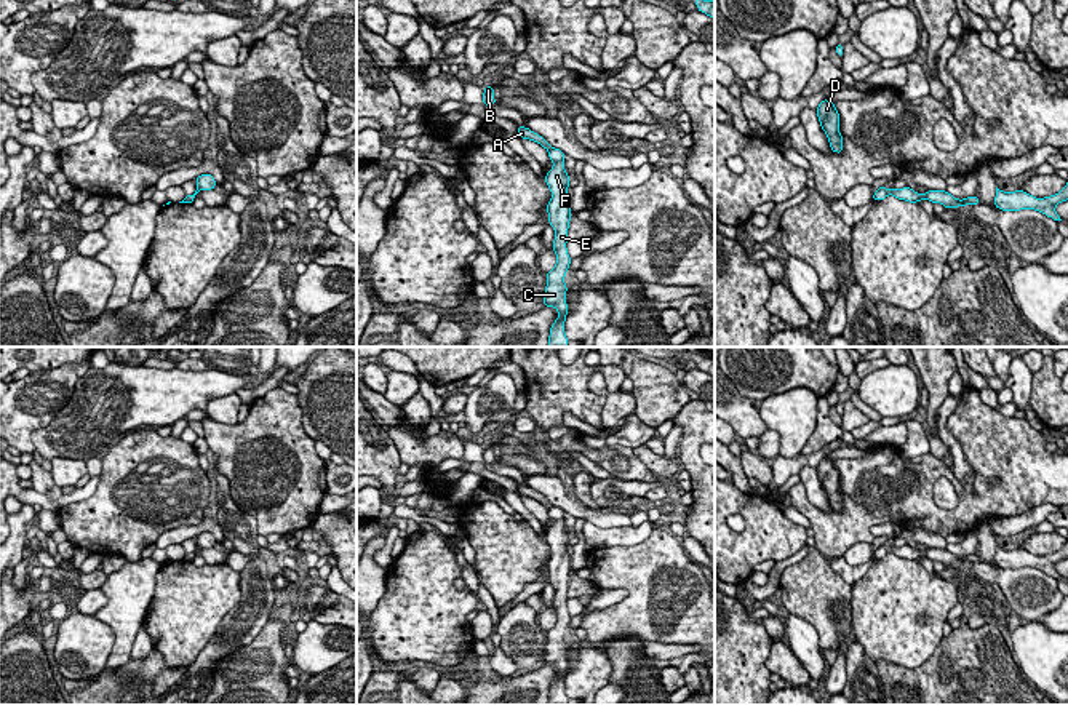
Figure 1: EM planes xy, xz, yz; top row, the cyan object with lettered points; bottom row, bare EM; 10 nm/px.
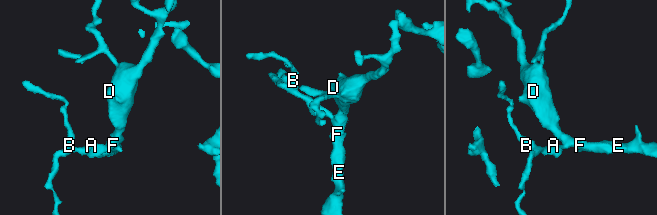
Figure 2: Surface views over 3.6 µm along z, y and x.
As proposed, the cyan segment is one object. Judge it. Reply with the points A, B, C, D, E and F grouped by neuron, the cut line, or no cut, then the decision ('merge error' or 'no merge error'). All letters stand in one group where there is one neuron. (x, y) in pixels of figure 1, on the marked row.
A B / C D E F | xz (552, 147), (549, 151) | merge error

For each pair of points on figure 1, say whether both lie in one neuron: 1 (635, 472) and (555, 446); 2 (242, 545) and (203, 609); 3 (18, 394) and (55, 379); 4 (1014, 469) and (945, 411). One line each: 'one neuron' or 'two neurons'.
1: one neuron
2: two neurons
3: one neuron
4: two neurons

